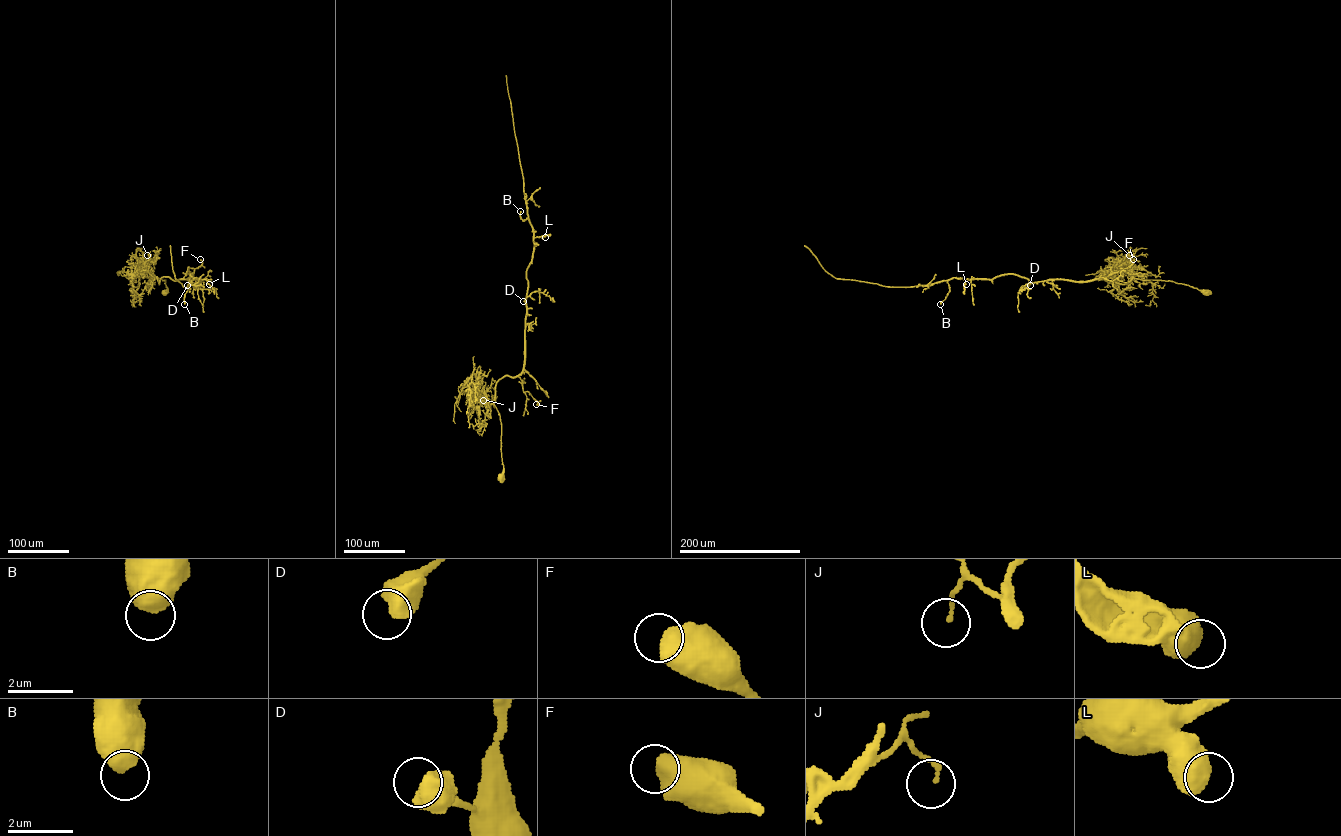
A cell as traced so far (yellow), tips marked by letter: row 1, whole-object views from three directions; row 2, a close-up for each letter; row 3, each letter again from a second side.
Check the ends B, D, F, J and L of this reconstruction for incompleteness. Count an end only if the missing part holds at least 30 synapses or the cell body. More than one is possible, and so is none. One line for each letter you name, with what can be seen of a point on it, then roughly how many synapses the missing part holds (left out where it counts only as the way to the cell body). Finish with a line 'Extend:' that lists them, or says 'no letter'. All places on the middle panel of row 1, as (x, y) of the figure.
Extend: no letter

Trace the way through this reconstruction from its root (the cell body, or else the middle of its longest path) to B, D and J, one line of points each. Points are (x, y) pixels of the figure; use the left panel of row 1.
B: (165, 294), (165, 280), (155, 276), (159, 283), (163, 277), (189, 282), (191, 274), (198, 279), (184, 304)
D: (165, 294), (165, 280), (155, 276), (159, 283), (161, 278), (168, 277), (175, 280), (189, 279), (187, 285)
J: (165, 294), (165, 280), (154, 276), (146, 265), (147, 255)

